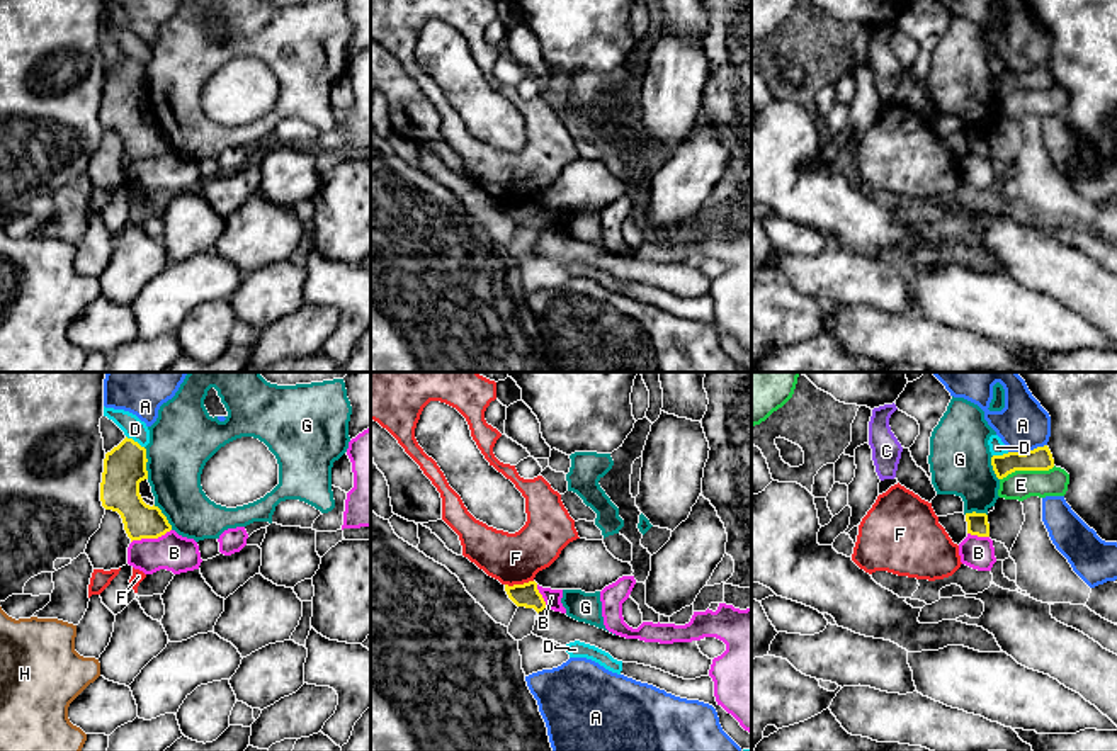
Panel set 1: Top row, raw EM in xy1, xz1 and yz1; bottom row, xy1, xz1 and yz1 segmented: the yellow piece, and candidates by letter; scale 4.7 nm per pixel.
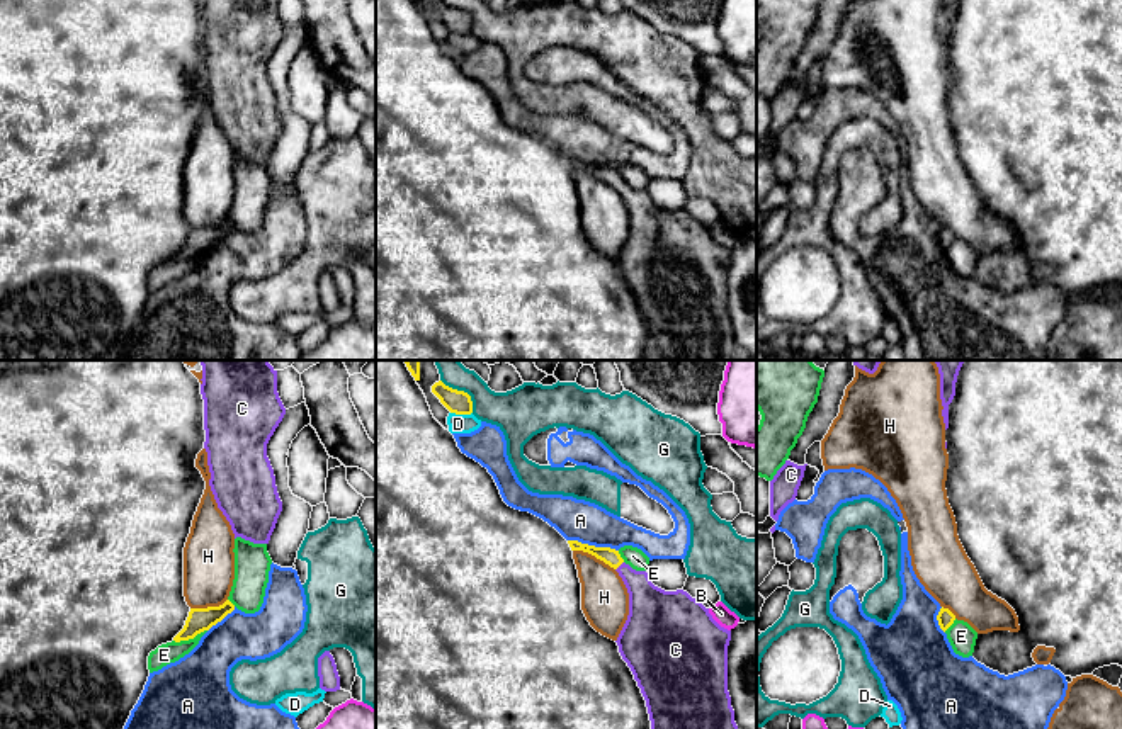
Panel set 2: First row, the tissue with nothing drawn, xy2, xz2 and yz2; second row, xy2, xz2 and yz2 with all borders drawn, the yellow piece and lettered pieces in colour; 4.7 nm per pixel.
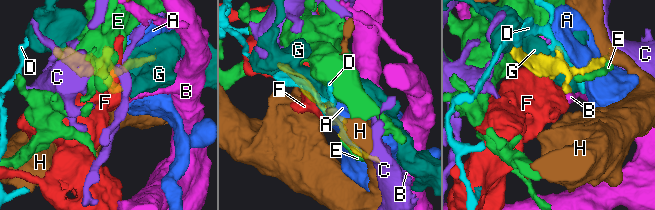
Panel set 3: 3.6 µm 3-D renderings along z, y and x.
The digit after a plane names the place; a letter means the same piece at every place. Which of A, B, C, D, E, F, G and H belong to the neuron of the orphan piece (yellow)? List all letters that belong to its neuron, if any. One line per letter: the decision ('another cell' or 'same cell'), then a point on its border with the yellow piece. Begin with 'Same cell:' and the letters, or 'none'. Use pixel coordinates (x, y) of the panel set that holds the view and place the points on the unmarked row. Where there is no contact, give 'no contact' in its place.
Same cell: C
A: another cell | xz2 (594, 165)
B: another cell | xy1 (150, 157)
C: same cell | xz2 (619, 184)
D: another cell | xz2 (461, 33)
E: another cell | yz1 (1027, 89)
F: another cell | xz1 (519, 204)
G: another cell | xz2 (463, 11)
H: another cell | xz2 (594, 174)

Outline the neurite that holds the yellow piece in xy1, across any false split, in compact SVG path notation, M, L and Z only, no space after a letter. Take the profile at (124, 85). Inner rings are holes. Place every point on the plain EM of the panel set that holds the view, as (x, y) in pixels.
M128 56L104 78L100 121L121 134L131 161L158 158L172 150L162 129L146 124L139 114L139 102L148 99L146 82L146 68Z

